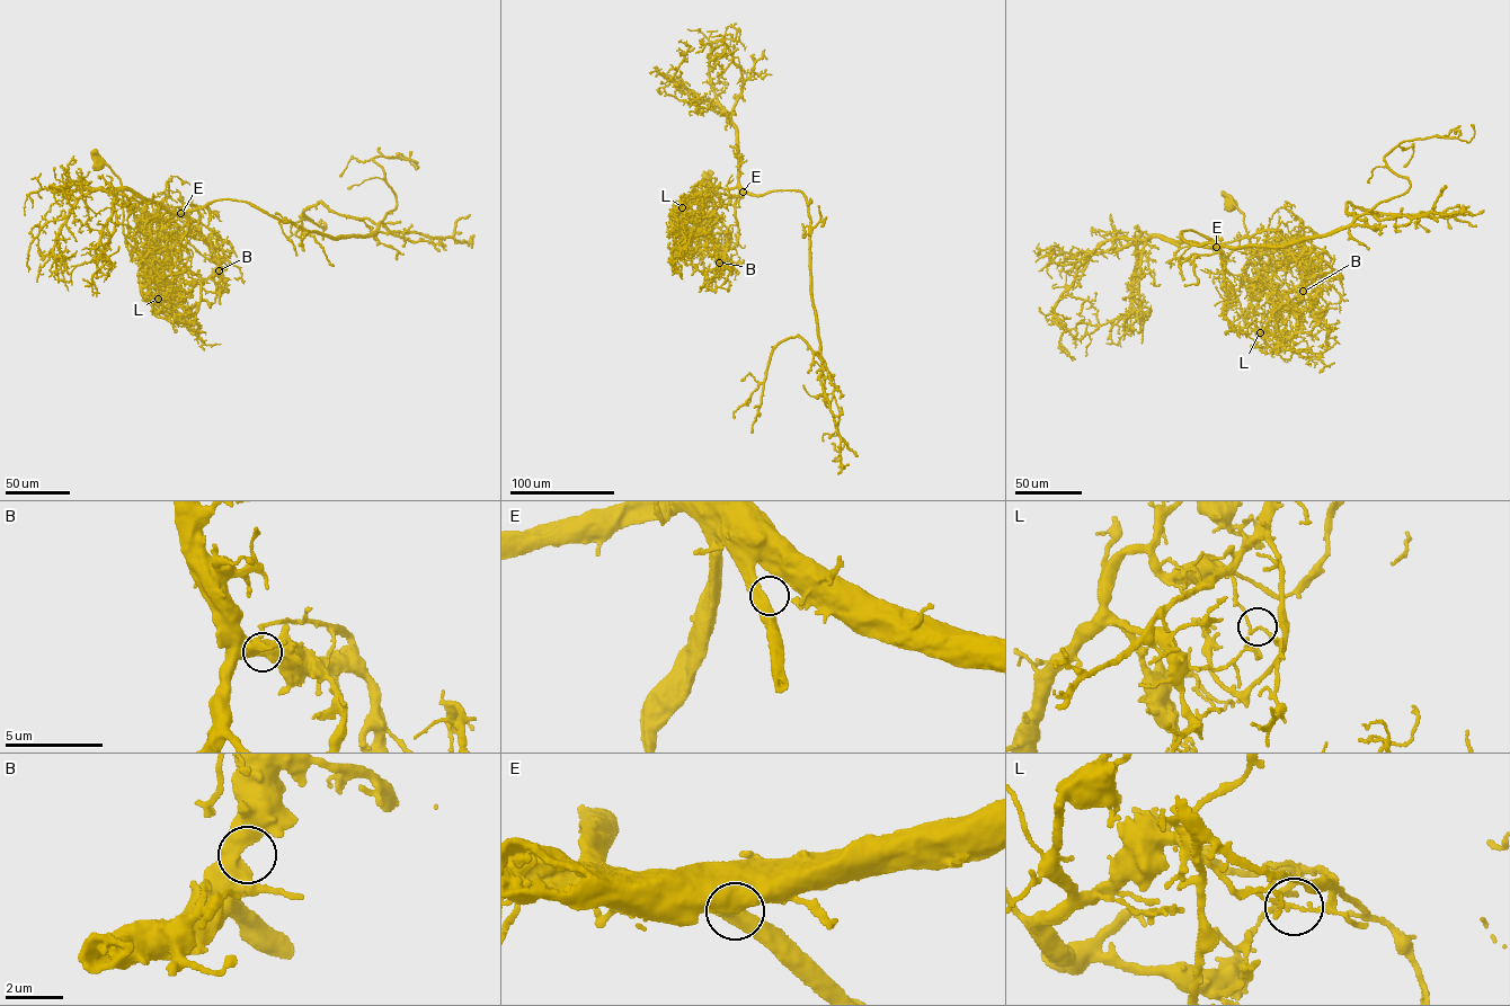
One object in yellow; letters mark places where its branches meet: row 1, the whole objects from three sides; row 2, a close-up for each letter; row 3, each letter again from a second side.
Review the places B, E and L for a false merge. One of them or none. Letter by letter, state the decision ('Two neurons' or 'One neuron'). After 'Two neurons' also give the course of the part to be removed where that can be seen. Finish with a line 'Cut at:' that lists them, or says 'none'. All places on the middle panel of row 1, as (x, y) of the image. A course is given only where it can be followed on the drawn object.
B: One neuron
E: One neuron
L: Two neurons. Course of the part to remove: (682, 207), (675, 204), (669, 215), (681, 220), (682, 243), (699, 249), (707, 287), (728, 291), (731, 285)
Cut at: L

